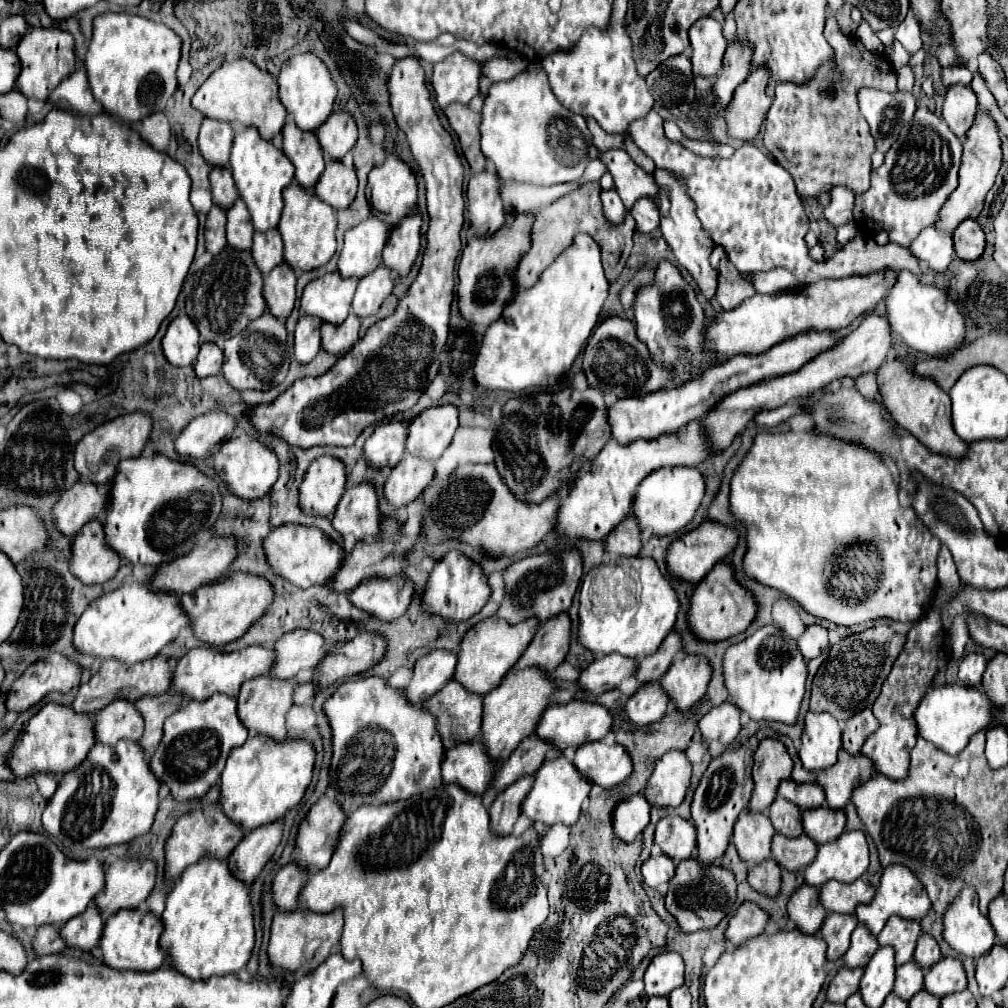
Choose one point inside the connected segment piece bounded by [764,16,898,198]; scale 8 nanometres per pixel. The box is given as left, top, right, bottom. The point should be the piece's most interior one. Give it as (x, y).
(815, 130)

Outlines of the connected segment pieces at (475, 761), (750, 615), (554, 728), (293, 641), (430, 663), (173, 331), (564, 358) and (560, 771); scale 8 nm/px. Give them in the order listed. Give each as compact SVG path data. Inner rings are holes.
M458 744L456 748L444 754L442 764L442 784L458 784L474 796L482 796L492 782L496 764L484 754L484 746L476 744Z
M722 560L706 574L706 578L702 578L696 584L690 596L688 628L702 642L720 642L744 632L748 624L754 620L754 616L756 616L754 598L742 586L736 584L732 566L726 560Z
M572 700L562 706L548 706L542 712L534 734L538 738L542 738L544 742L550 742L556 752L564 752L566 748L578 748L584 742L600 740L610 730L612 730L612 716L604 706L592 704L592 702L582 702L582 700Z
M294 630L284 634L274 644L276 660L270 676L278 680L292 680L302 670L314 668L332 646L312 630Z
M432 650L430 654L418 658L412 668L412 680L402 690L410 704L426 702L434 696L454 674L456 666L456 652L446 650Z
M188 316L174 318L162 338L162 352L172 366L192 366L200 348L200 336Z
M576 234L572 246L568 246L558 256L552 268L548 268L532 288L516 292L514 300L504 306L502 316L486 330L474 360L474 384L486 390L522 392L532 386L546 386L546 378L550 376L562 378L572 368L576 356L580 354L590 332L594 330L606 296L608 280L602 270L600 248L588 234Z
M564 756L548 758L538 768L538 772L534 774L532 790L524 798L520 810L532 822L542 822L546 826L554 826L554 824L560 822L560 824L572 826L578 820L578 816L580 816L580 806L588 798L590 788L592 788L592 784L588 780L584 780L580 776L580 772L576 772L576 768L572 768L572 764Z

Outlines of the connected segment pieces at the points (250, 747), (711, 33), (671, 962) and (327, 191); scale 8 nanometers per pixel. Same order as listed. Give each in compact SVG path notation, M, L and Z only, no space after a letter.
M248 736L248 740L234 748L228 758L228 766L222 772L220 780L220 806L228 818L232 818L234 824L238 824L242 830L250 832L254 828L272 824L280 820L288 810L292 810L304 796L314 770L314 748L306 740L290 740L290 742L274 742L264 736Z
M700 18L690 28L692 42L692 66L694 72L706 78L714 78L722 68L722 56L726 50L722 26L714 18Z
M662 952L652 958L644 974L646 994L668 996L674 988L684 984L684 960L676 952Z
M328 160L326 170L322 172L318 184L314 186L316 196L330 204L334 210L348 208L356 196L358 178L354 168L346 168L338 160Z

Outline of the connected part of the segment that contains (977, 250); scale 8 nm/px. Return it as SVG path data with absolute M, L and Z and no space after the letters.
M964 220L954 232L954 250L962 260L978 260L984 252L984 244L984 232L976 220Z

